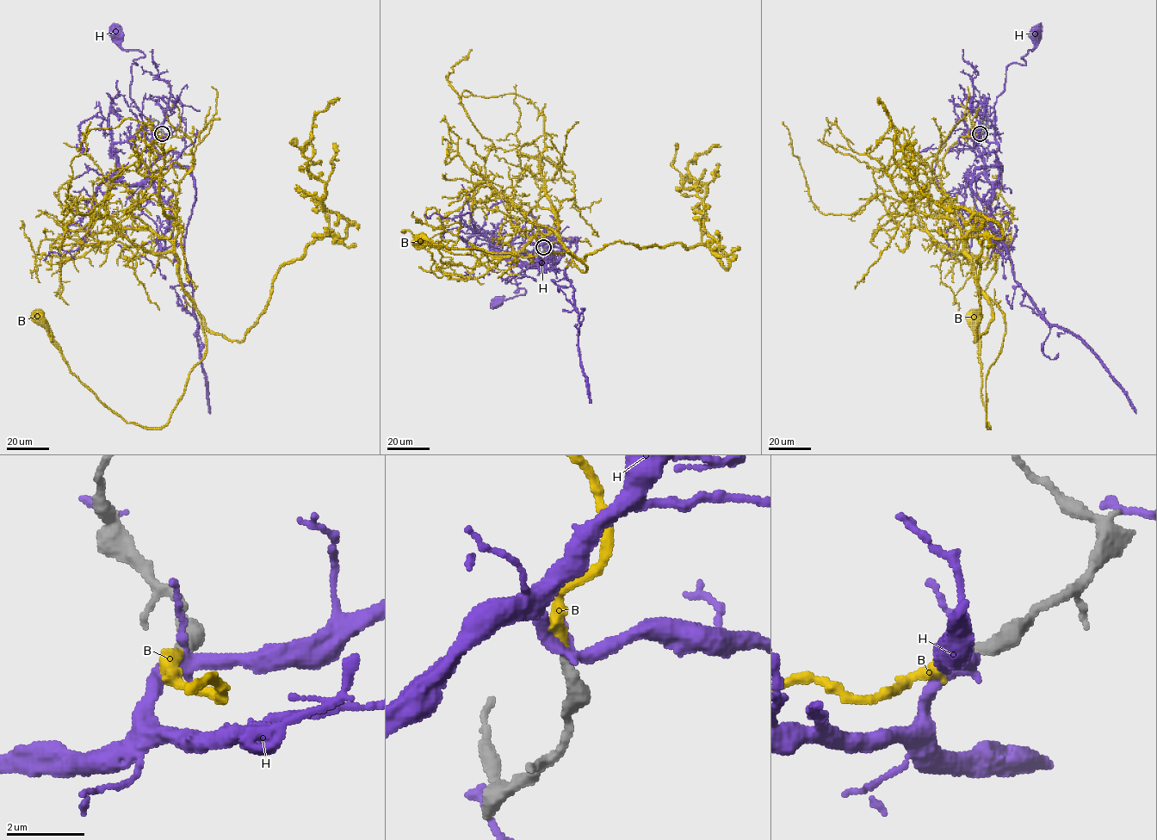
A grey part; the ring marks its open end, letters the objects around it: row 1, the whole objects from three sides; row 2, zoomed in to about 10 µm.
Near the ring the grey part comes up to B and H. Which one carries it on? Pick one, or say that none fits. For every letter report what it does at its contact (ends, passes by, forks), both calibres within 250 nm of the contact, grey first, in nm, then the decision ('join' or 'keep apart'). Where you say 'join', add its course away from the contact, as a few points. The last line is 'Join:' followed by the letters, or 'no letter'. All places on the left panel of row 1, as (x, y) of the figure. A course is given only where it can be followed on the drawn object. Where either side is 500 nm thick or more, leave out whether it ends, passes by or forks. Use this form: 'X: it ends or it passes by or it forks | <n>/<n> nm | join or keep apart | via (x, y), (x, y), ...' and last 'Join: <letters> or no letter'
B: it ends | 360/400 nm | join | via (163, 132), (150, 169), (175, 194), (178, 281), (206, 341), (170, 420), (142, 427), (111, 410), (39, 318)
H: it forks | 360/280 nm | keep apart
Join: B

